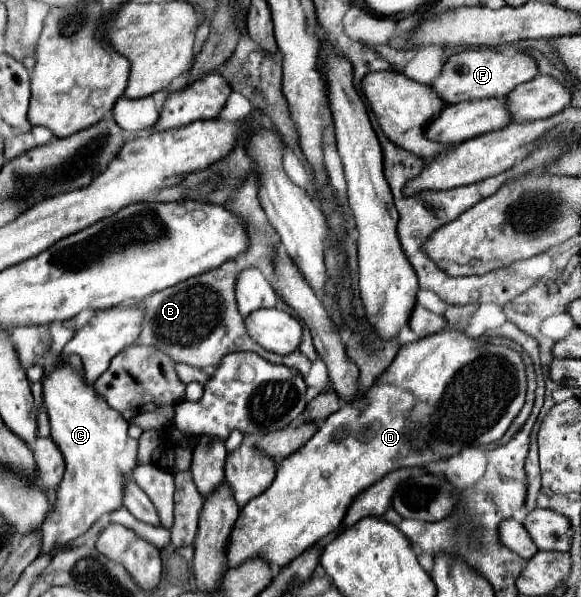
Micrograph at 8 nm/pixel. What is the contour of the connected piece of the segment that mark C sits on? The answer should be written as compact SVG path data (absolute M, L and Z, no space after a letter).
M57 353L41 383L51 437L67 463L54 507L41 527L41 555L45 555L84 535L99 517L121 507L123 481L137 467L137 441L127 435L127 421L85 381L77 355Z

